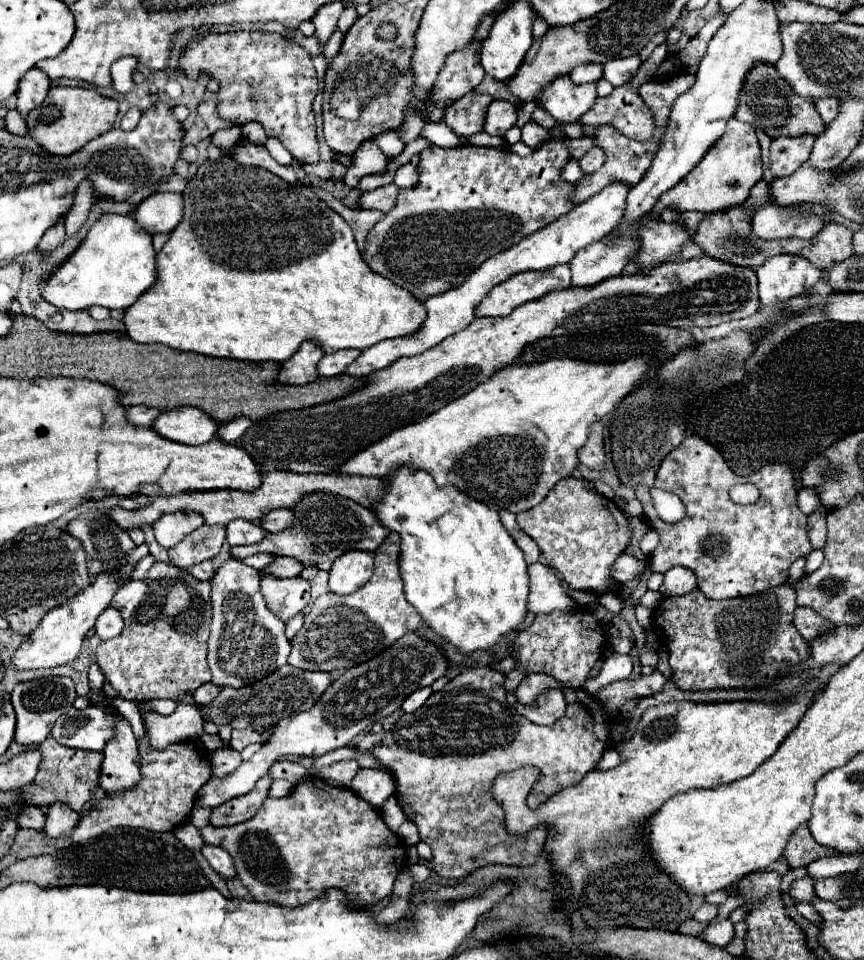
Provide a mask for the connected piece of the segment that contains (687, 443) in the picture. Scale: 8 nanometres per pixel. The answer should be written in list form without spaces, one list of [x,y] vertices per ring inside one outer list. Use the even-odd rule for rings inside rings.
[[[687,436],[683,440],[683,444],[677,450],[673,450],[671,454],[667,454],[667,458],[661,462],[661,468],[655,478],[655,488],[677,494],[681,498],[681,502],[685,504],[687,512],[685,512],[683,520],[679,520],[675,524],[667,524],[657,516],[657,512],[653,508],[651,490],[645,486],[635,490],[637,500],[643,504],[643,514],[651,522],[651,528],[661,536],[659,546],[651,552],[651,560],[649,560],[651,570],[667,572],[669,568],[681,564],[695,572],[699,590],[713,600],[749,596],[753,592],[765,592],[767,588],[785,584],[789,578],[789,566],[797,558],[807,558],[813,552],[813,546],[807,538],[807,514],[803,514],[797,508],[795,476],[793,476],[791,468],[785,464],[771,462],[771,464],[765,464],[763,468],[759,468],[757,472],[753,472],[751,476],[741,478],[727,466],[721,452],[715,450],[713,444],[709,444],[701,436]],[[741,482],[753,482],[761,490],[761,498],[755,504],[739,506],[739,504],[731,502],[729,488],[735,484],[741,484]]]

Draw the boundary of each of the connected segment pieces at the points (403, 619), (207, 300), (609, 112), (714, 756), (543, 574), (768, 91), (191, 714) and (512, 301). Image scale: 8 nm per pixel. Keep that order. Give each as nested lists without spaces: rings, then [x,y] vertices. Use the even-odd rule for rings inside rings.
[[[389,534],[385,538],[385,542],[375,550],[375,572],[371,580],[357,592],[345,596],[327,592],[315,600],[311,612],[305,616],[301,632],[293,640],[293,650],[289,654],[291,666],[321,672],[347,670],[377,656],[405,632],[417,630],[421,616],[407,602],[401,586],[401,574],[397,570],[399,546],[397,534]]]
[[[225,156],[215,162],[207,160],[203,166],[199,166],[197,174],[189,180],[187,190],[183,192],[183,204],[185,204],[185,218],[181,226],[177,226],[171,232],[171,238],[157,254],[157,270],[159,270],[157,284],[151,290],[147,290],[133,306],[125,310],[123,322],[127,326],[127,334],[139,344],[157,342],[169,348],[197,352],[205,356],[217,356],[217,358],[235,358],[235,360],[251,360],[251,362],[265,362],[265,360],[285,362],[289,360],[291,354],[295,354],[295,350],[303,340],[317,342],[319,348],[327,354],[341,348],[365,350],[375,342],[387,338],[415,334],[427,318],[427,310],[417,298],[413,298],[407,290],[393,286],[391,280],[371,272],[371,268],[361,258],[361,252],[353,240],[353,230],[349,228],[349,224],[337,212],[333,212],[311,188],[305,188],[301,184],[297,186],[289,184],[265,168],[243,166],[237,160],[233,160],[233,156]]]
[[[667,40],[653,50],[651,58],[639,66],[637,74],[635,74],[627,84],[617,86],[617,88],[611,92],[611,96],[607,96],[607,98],[597,98],[593,110],[589,110],[589,114],[585,114],[585,118],[581,118],[581,124],[589,124],[589,126],[611,124],[611,126],[615,126],[615,128],[617,128],[623,136],[627,136],[627,138],[647,140],[647,138],[653,134],[653,116],[649,114],[649,108],[645,106],[645,102],[641,102],[639,86],[655,76],[655,72],[659,70],[659,64],[663,62],[665,56],[667,56]]]
[[[807,680],[807,684],[803,686],[803,690],[797,694],[797,698],[793,702],[785,702],[785,704],[763,704],[763,702],[721,702],[721,704],[693,704],[693,702],[667,702],[667,704],[657,704],[657,706],[651,706],[643,712],[641,720],[639,720],[639,726],[637,730],[629,736],[629,740],[619,740],[615,744],[615,750],[621,754],[621,764],[613,770],[593,770],[589,774],[585,774],[585,778],[575,784],[575,786],[569,786],[569,788],[563,788],[559,790],[557,794],[553,794],[547,802],[543,802],[537,810],[531,810],[525,802],[525,796],[522,794],[524,785],[530,785],[530,781],[536,781],[539,775],[539,771],[535,767],[523,767],[512,772],[502,773],[497,776],[497,782],[493,784],[493,796],[497,802],[501,802],[503,810],[505,810],[505,828],[509,834],[513,836],[523,836],[535,828],[541,828],[545,826],[547,828],[547,838],[545,838],[545,852],[547,852],[547,858],[549,858],[549,864],[553,868],[553,880],[555,884],[561,888],[561,892],[557,894],[557,898],[561,900],[559,904],[559,910],[563,912],[563,918],[571,920],[571,912],[579,912],[583,922],[591,928],[611,928],[611,926],[627,926],[627,928],[657,928],[657,930],[669,930],[669,932],[677,932],[681,922],[685,922],[689,918],[689,906],[691,906],[691,896],[685,894],[685,890],[679,888],[679,884],[673,882],[671,876],[667,876],[665,872],[661,872],[659,866],[655,866],[655,860],[649,858],[647,850],[643,850],[643,844],[639,840],[639,836],[631,836],[631,830],[633,832],[639,832],[641,826],[649,820],[649,816],[653,816],[669,798],[673,798],[675,794],[681,794],[681,792],[687,792],[687,790],[693,790],[693,788],[715,788],[715,786],[721,786],[721,784],[729,784],[729,782],[735,782],[735,780],[741,780],[745,776],[749,776],[761,762],[765,762],[765,758],[769,758],[771,754],[775,754],[775,750],[779,748],[779,744],[785,740],[785,736],[797,726],[797,722],[803,718],[805,710],[811,706],[813,702],[813,694],[815,690],[819,688],[821,684],[817,680]],[[593,848],[601,850],[597,852],[599,856],[603,858],[595,858],[595,852]]]
[[[537,562],[529,566],[529,600],[527,610],[533,614],[549,614],[553,610],[573,610],[575,602],[569,598],[557,574]]]
[[[755,64],[747,72],[745,84],[741,86],[739,94],[739,104],[733,116],[741,122],[753,124],[757,130],[765,132],[773,140],[779,136],[819,136],[825,130],[825,124],[821,122],[821,116],[817,114],[813,100],[795,94],[793,88],[779,76],[773,64]]]
[[[179,704],[169,716],[147,712],[143,716],[143,724],[149,728],[149,738],[153,746],[161,750],[173,742],[189,740],[199,734],[201,720],[195,718],[195,710],[199,710],[195,704]]]
[[[553,266],[539,272],[519,272],[491,288],[491,292],[475,308],[475,316],[507,316],[517,306],[537,300],[553,290],[571,286],[571,268]]]

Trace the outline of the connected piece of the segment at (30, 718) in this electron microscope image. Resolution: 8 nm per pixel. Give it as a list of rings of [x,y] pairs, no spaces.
[[[49,676],[49,678],[37,678],[37,680],[27,680],[27,682],[17,682],[13,692],[11,692],[11,702],[17,714],[17,728],[15,728],[15,742],[19,744],[41,744],[55,720],[65,714],[73,706],[73,700],[77,698],[75,694],[75,684],[71,678],[63,676]]]

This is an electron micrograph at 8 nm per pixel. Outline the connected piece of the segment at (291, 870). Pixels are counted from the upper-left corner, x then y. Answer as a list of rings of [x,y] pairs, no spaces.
[[[317,776],[301,780],[289,796],[267,798],[261,810],[247,822],[227,828],[205,826],[201,830],[203,842],[225,848],[237,868],[239,880],[249,888],[257,902],[271,902],[279,906],[303,906],[323,896],[329,888],[345,892],[349,906],[371,906],[391,896],[397,874],[405,868],[405,846],[387,828],[381,812],[373,810],[363,798],[357,798],[349,788],[335,788]]]

